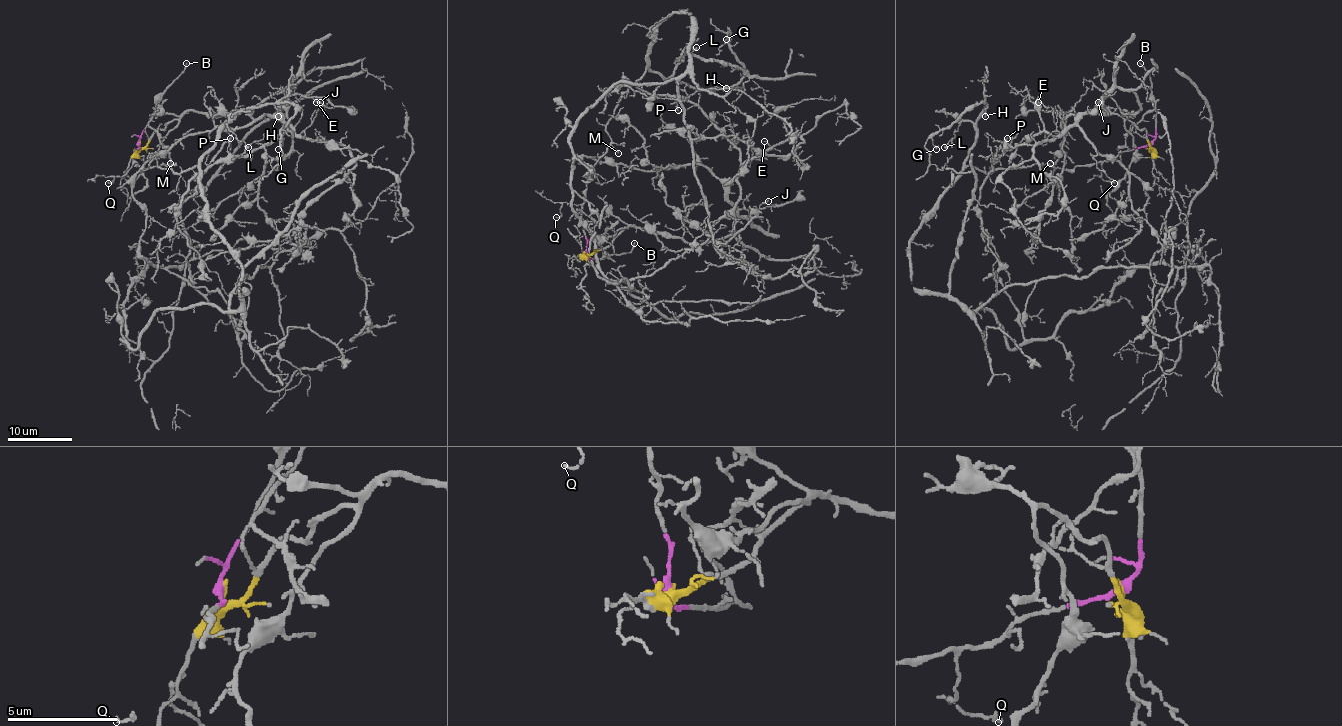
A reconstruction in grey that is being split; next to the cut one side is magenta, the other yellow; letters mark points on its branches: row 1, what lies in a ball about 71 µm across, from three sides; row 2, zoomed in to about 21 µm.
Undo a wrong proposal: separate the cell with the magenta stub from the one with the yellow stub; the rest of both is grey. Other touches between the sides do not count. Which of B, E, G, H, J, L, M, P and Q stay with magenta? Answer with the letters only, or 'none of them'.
B, G, H, L, M, Q

